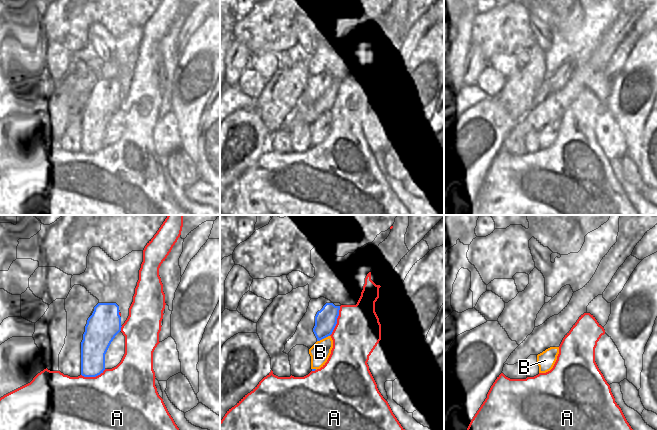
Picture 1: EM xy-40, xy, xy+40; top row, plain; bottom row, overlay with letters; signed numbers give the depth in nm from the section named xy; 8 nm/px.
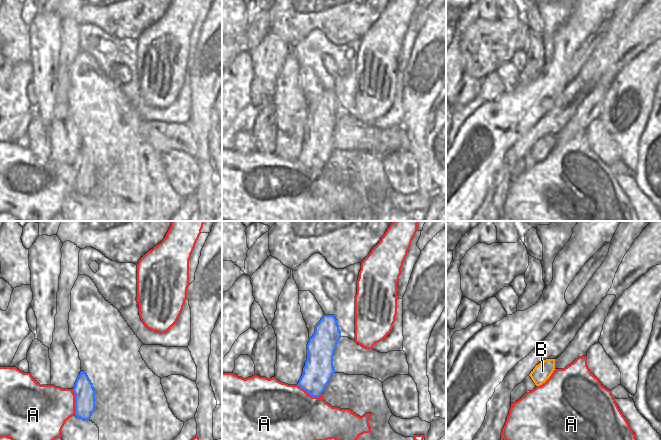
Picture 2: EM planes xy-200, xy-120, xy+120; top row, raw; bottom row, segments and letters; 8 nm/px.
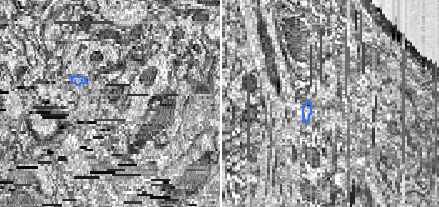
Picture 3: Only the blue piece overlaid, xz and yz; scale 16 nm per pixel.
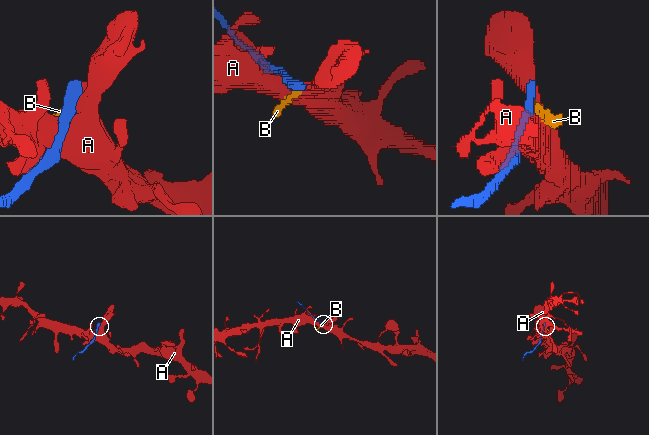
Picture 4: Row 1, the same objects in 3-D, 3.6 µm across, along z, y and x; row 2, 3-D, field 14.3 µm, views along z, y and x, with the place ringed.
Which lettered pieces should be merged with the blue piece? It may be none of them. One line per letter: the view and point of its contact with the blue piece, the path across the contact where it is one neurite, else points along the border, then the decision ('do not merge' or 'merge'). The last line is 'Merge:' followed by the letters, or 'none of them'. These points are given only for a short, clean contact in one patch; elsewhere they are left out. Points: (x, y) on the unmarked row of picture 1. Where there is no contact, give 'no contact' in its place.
A: contact xy (336, 97); do not merge
B: contact xy (323, 114); border xy (329, 111), (317, 117); do not merge
Merge: none of them

